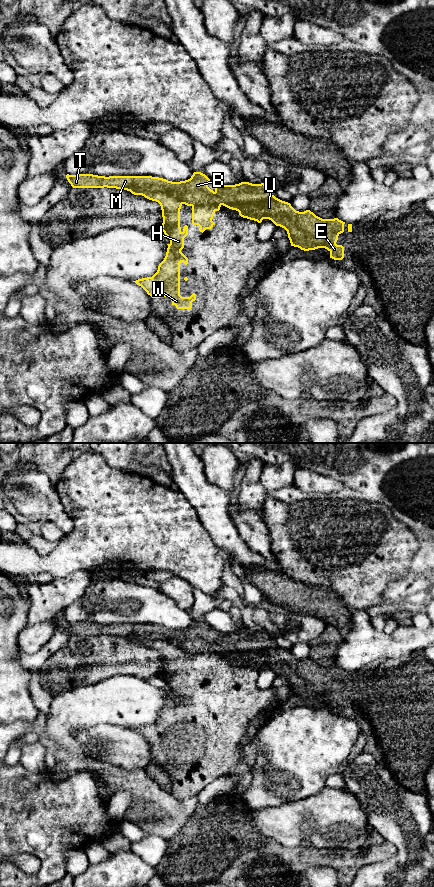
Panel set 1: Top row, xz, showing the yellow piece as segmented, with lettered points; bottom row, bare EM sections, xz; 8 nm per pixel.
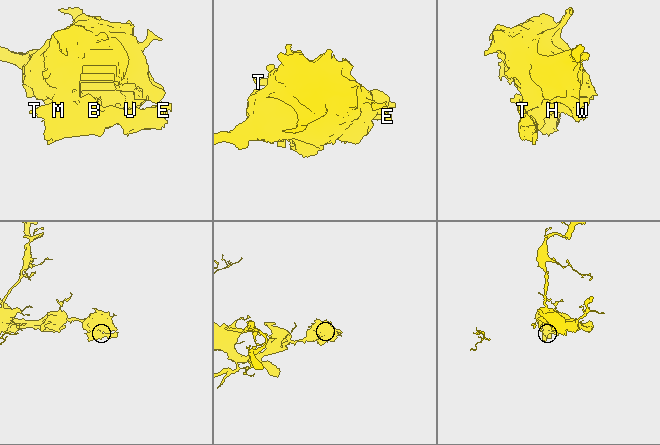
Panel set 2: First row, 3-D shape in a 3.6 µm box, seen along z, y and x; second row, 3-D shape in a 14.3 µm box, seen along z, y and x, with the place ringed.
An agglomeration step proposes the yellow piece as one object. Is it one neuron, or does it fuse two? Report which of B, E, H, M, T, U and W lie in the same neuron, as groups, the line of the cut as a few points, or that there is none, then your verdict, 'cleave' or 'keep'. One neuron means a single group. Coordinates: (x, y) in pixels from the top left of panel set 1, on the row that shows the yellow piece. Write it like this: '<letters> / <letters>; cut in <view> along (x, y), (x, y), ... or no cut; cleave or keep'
B E M T U / H W; cut in xz along (130, 190), (143, 189), (164, 192), (182, 203); cleave

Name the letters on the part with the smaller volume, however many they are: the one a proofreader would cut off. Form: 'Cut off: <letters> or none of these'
Cut off: B, E, M, T, U

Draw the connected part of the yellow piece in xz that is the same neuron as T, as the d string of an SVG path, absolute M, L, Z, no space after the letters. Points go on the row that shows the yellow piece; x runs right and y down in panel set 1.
M194 172L190 179L180 182L172 182L159 177L152 176L98 176L93 174L66 175L68 182L73 188L116 188L131 191L142 189L148 192L165 193L182 204L197 206L200 204L216 202L229 209L236 210L243 218L261 223L263 219L271 220L276 226L287 231L291 246L301 250L309 251L325 248L330 252L330 258L342 260L344 258L344 247L337 245L338 236L344 232L345 222L334 219L322 219L310 210L304 212L296 211L290 203L276 198L264 183L252 184L241 182L235 185L223 185L216 183L215 190L208 187L210 179L201 172Z

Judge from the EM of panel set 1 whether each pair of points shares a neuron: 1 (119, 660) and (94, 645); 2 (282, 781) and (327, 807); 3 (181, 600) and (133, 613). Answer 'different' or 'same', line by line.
1: same
2: different
3: different

